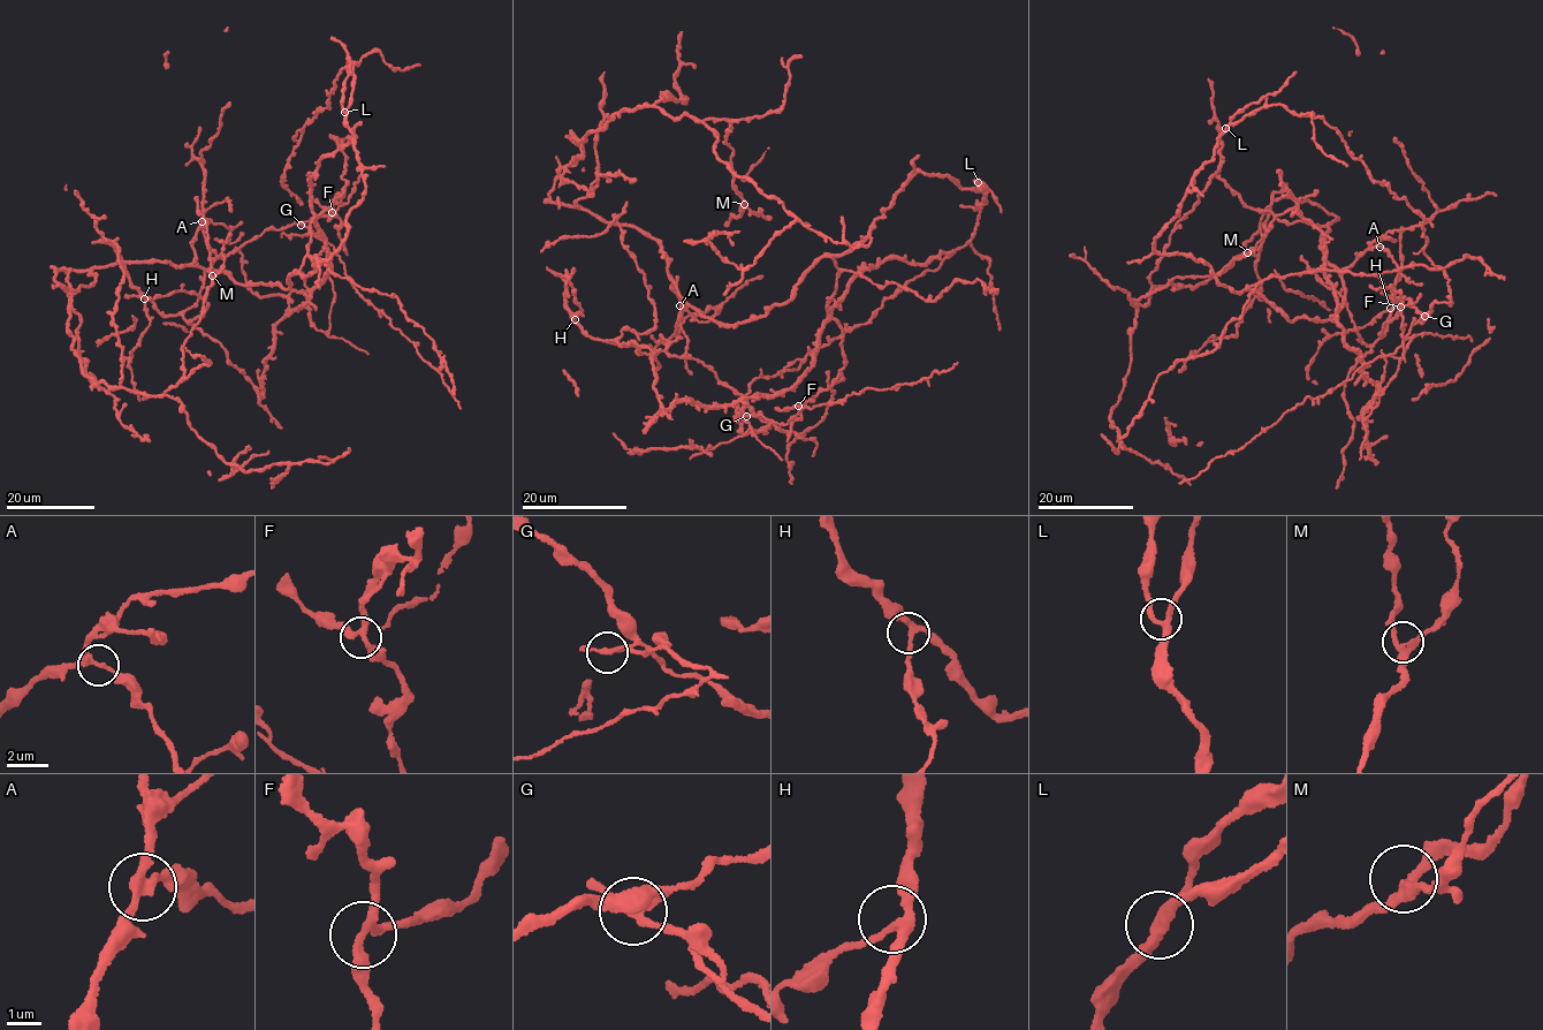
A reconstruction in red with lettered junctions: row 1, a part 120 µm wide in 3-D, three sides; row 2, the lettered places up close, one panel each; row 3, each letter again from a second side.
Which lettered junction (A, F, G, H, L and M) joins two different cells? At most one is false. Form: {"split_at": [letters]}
{"split_at": ["G"]}

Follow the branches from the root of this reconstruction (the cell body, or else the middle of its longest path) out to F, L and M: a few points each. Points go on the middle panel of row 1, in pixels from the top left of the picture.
F: (783, 302), (804, 273), (831, 258), (838, 272), (827, 312), (841, 327), (844, 366), (798, 406)
L: (783, 302), (822, 257), (841, 257), (868, 234), (917, 173), (983, 189), (978, 182)
M: (783, 302), (708, 319), (654, 240), (549, 191), (572, 141), (646, 105), (729, 121), (744, 204)

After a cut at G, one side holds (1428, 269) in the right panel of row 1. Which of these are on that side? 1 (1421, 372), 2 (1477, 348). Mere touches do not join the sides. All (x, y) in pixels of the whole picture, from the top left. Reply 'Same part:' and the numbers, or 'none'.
Same part: 1, 2

